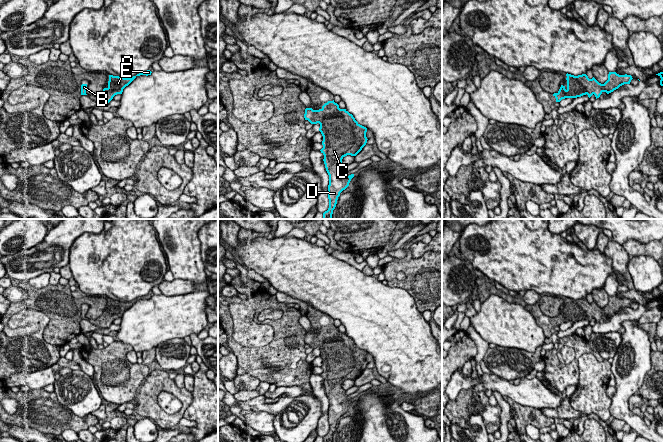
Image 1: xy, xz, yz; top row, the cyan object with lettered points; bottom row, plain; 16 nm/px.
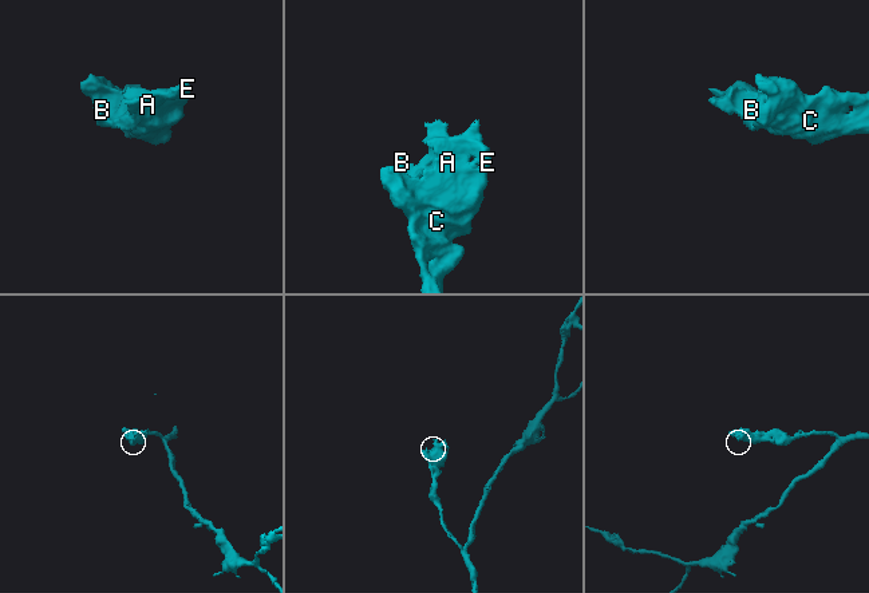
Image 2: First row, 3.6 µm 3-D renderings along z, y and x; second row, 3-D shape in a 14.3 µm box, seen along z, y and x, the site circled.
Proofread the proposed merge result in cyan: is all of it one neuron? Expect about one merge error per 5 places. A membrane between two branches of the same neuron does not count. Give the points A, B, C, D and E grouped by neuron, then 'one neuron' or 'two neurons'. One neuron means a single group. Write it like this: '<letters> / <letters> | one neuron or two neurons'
A B C D E | one neuron

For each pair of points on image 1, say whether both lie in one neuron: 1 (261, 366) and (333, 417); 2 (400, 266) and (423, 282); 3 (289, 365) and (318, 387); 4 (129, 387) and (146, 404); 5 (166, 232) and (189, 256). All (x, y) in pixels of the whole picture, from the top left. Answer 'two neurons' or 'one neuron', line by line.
1: two neurons
2: one neuron
3: two neurons
4: two neurons
5: one neuron

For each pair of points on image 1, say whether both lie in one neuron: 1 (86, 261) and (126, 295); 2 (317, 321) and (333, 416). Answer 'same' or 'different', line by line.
1: same
2: same

